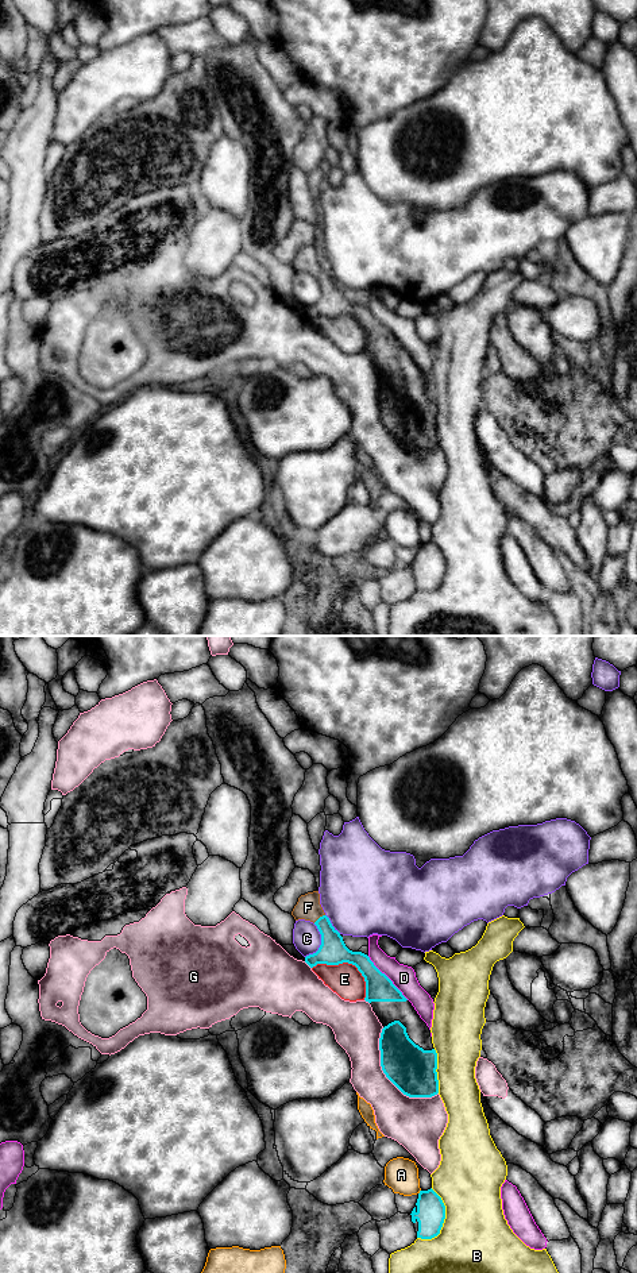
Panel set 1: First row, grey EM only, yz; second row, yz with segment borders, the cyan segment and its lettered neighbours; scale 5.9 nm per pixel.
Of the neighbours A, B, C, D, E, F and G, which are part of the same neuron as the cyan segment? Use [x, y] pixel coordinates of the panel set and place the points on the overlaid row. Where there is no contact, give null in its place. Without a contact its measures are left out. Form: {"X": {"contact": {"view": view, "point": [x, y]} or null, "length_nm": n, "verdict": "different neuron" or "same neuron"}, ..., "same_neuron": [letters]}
{"A": {"contact": {"view": "yz", "point": [420, 1192]}, "length_nm": 30, "verdict": "different neuron"}, "B": {"contact": {"view": "yz", "point": [444, 1218]}, "length_nm": 320, "verdict": "different neuron"}, "C": {"contact": {"view": "yz", "point": [321, 942]}, "length_nm": 220, "verdict": "different neuron"}, "D": {"contact": {"view": "yz", "point": [388, 978]}, "length_nm": 360, "verdict": "different neuron"}, "E": {"contact": {"view": "yz", "point": [350, 963]}, "length_nm": 380, "verdict": "different neuron"}, "F": {"contact": {"view": "yz", "point": [320, 917]}, "length_nm": 90, "verdict": "same neuron"}, "G": {"contact": {"view": "yz", "point": [388, 1077]}, "length_nm": 500, "verdict": "different neuron"}, "same_neuron": ["F"]}

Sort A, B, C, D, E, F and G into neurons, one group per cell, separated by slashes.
A / B / C / D / E / F / G

